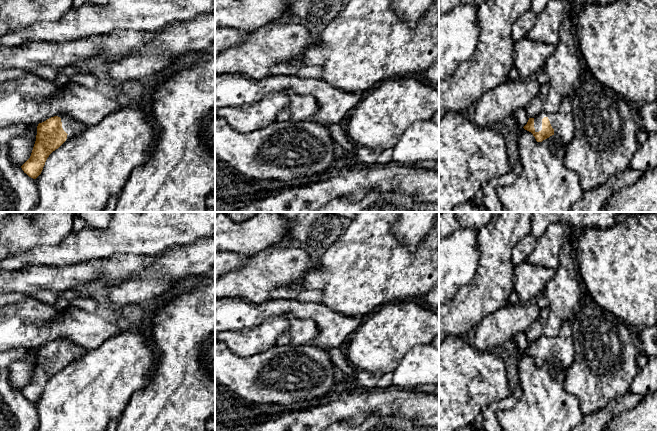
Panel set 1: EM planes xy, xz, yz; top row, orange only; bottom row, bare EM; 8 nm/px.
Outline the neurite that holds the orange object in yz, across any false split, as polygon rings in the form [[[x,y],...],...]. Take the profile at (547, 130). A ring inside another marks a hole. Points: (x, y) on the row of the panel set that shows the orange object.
[[[564,97],[558,111],[554,114],[548,114],[543,110],[536,117],[529,118],[523,128],[531,132],[537,142],[542,142],[550,136],[556,135],[567,147],[575,130],[571,99]]]

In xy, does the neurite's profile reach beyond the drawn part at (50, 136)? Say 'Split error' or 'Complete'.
Split error

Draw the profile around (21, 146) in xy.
[[[38,124],[28,125],[23,135],[16,136],[8,143],[11,161],[22,166],[31,156],[37,135]]]

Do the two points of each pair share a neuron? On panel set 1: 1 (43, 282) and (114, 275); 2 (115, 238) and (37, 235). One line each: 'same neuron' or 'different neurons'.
1: same neuron
2: different neurons

